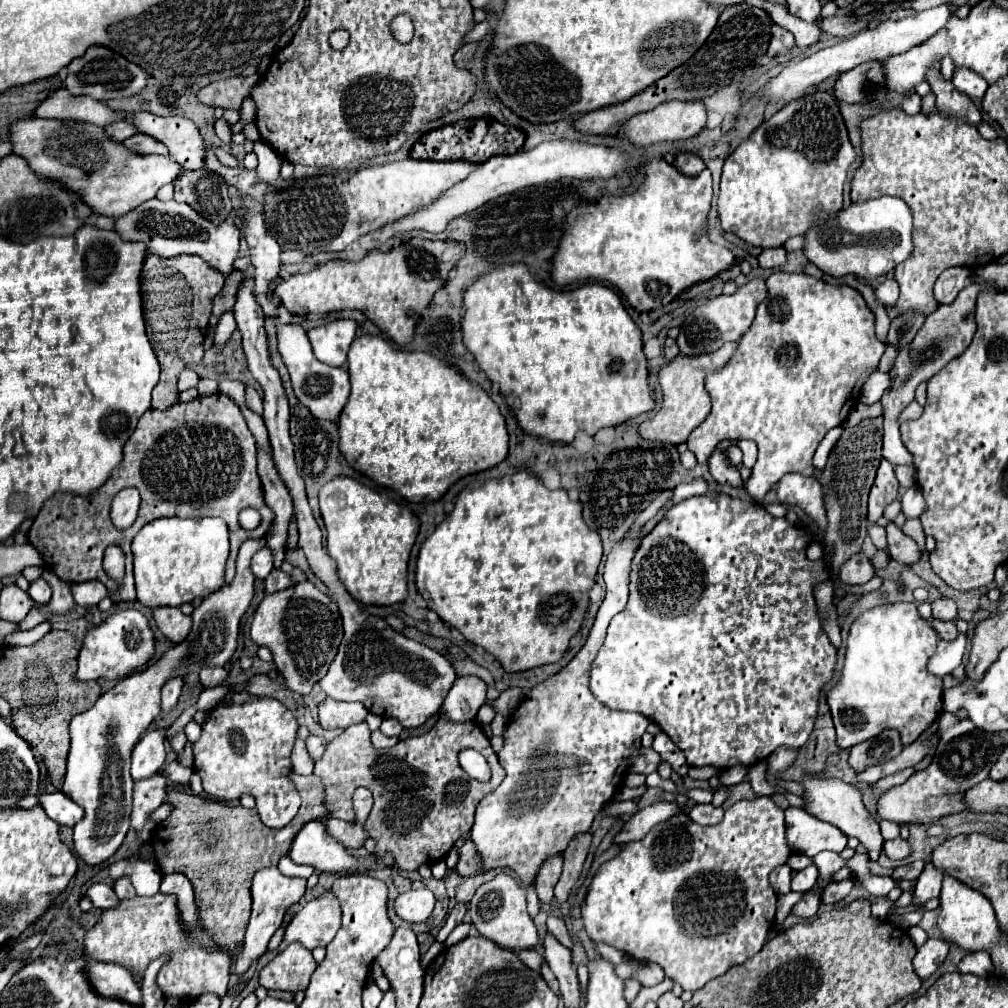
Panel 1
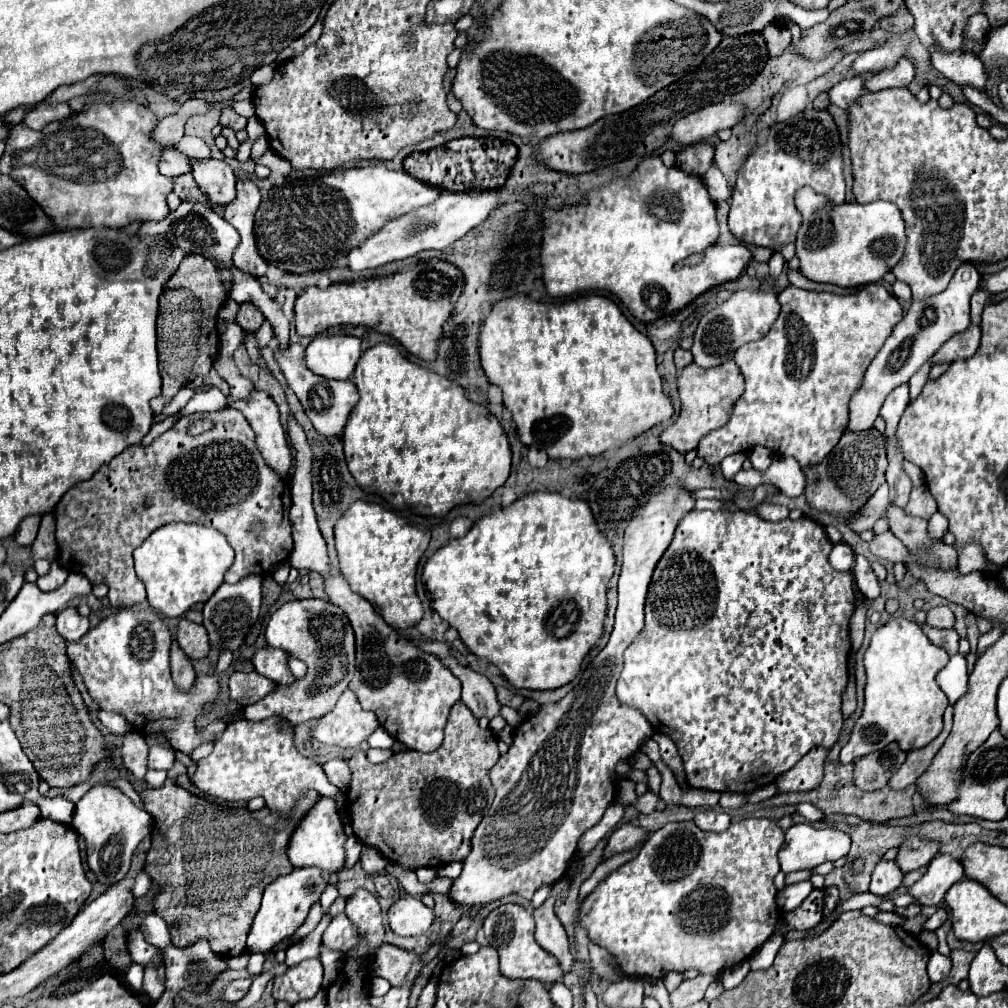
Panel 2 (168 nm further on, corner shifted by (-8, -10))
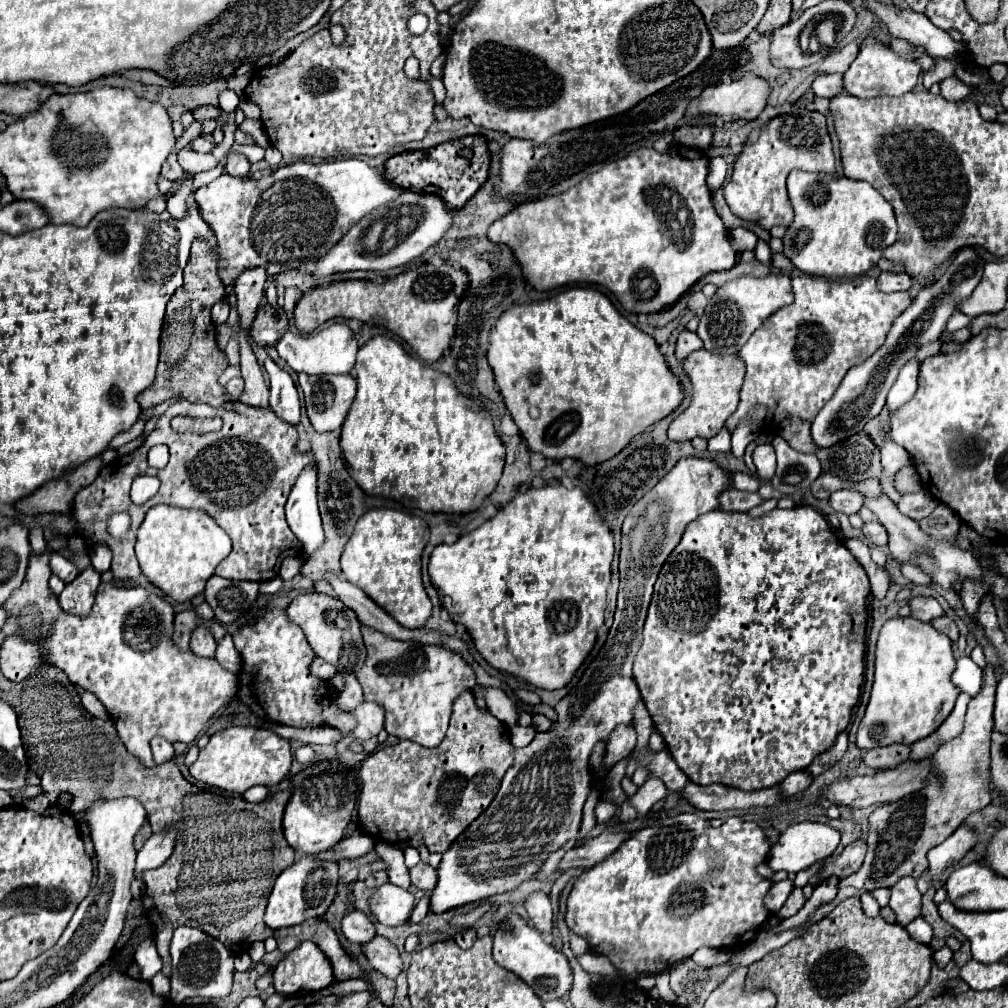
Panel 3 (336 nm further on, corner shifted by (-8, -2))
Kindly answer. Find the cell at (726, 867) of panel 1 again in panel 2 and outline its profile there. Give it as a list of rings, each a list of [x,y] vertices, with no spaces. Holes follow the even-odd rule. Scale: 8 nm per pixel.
[[[746,818],[740,822],[732,822],[726,832],[704,832],[700,830],[694,822],[672,822],[666,824],[664,828],[652,832],[652,836],[642,844],[640,852],[636,858],[630,862],[622,864],[618,870],[614,870],[606,880],[602,880],[594,892],[582,902],[580,906],[580,924],[588,930],[588,936],[594,944],[606,948],[616,962],[620,964],[620,970],[626,976],[650,976],[650,978],[664,978],[666,972],[686,972],[686,970],[698,970],[698,974],[720,974],[742,960],[750,958],[756,948],[760,948],[776,930],[776,924],[780,922],[780,908],[776,904],[776,886],[774,886],[774,876],[780,872],[780,862],[778,862],[778,850],[784,844],[784,830],[776,824],[776,820],[770,818]]]

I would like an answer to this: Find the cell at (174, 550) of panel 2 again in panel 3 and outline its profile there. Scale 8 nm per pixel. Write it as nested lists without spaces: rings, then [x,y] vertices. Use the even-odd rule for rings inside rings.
[[[156,504],[138,528],[136,556],[146,578],[176,602],[204,592],[206,580],[230,554],[230,536],[204,512],[170,504]]]

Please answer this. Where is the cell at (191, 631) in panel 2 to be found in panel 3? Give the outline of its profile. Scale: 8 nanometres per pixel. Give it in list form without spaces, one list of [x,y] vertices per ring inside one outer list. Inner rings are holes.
[[[198,626],[192,634],[190,640],[190,650],[196,656],[204,656],[204,658],[212,658],[216,652],[216,640],[212,638],[212,632],[206,626]]]

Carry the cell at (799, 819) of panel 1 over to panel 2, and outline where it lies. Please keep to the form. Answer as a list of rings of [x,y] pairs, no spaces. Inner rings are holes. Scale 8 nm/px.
[[[794,824],[786,830],[786,842],[778,852],[782,872],[812,870],[822,862],[834,862],[850,850],[850,836],[834,828]]]

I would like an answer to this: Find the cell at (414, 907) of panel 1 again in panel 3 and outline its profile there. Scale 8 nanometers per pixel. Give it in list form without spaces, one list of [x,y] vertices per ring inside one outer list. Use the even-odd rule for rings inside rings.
[[[386,882],[372,890],[368,906],[380,924],[400,926],[406,924],[412,914],[414,896],[408,890],[402,890],[400,886]]]

